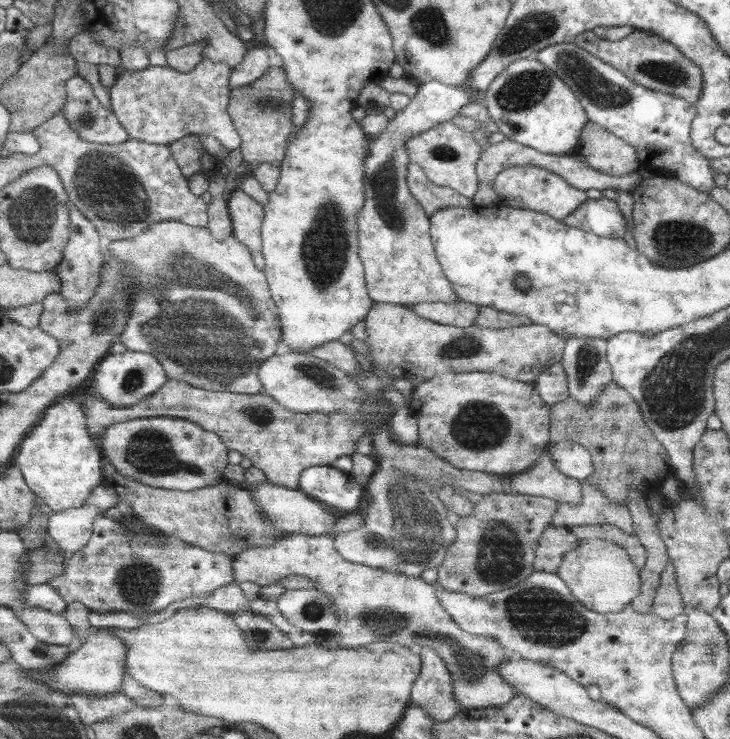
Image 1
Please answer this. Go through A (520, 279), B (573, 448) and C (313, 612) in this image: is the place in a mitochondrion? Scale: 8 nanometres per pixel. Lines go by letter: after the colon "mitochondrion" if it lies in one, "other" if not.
A: mitochondrion
B: other
C: mitochondrion

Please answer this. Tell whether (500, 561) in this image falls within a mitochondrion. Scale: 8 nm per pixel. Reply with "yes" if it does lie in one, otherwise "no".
yes

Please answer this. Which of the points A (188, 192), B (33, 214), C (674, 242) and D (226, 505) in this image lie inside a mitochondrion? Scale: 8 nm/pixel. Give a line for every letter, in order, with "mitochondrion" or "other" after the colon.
A: other
B: mitochondrion
C: mitochondrion
D: other

